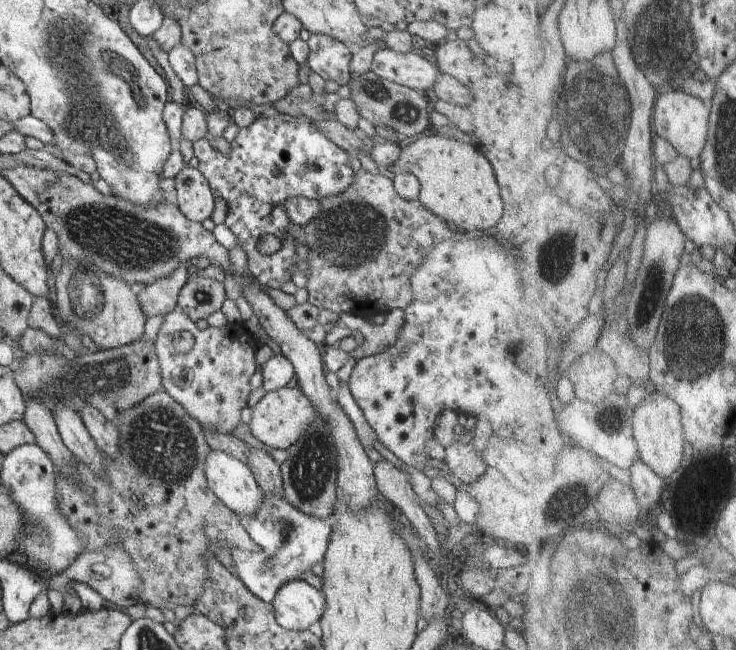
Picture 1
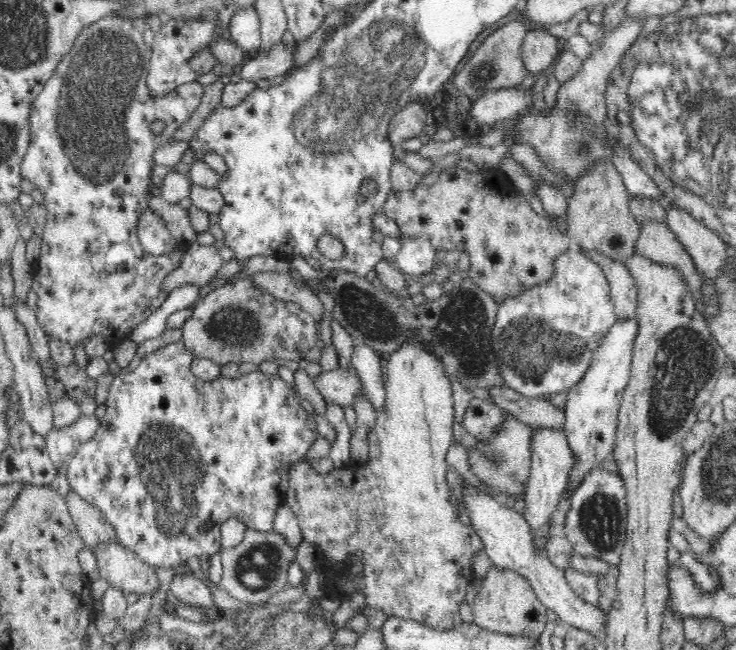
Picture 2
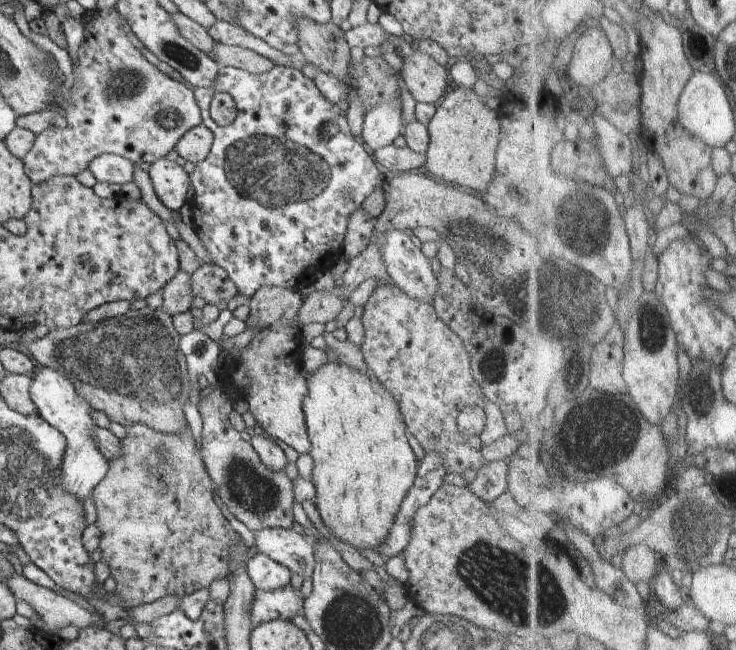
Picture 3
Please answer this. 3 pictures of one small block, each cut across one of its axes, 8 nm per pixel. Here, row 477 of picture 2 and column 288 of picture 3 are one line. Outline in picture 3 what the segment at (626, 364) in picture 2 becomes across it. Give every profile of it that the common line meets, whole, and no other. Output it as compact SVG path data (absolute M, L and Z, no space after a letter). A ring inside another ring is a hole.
M264 554L252 556L246 568L248 577L257 590L274 591L291 584L290 570Z

